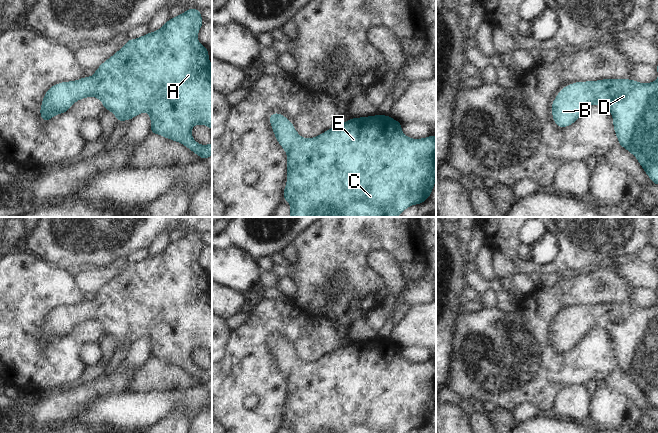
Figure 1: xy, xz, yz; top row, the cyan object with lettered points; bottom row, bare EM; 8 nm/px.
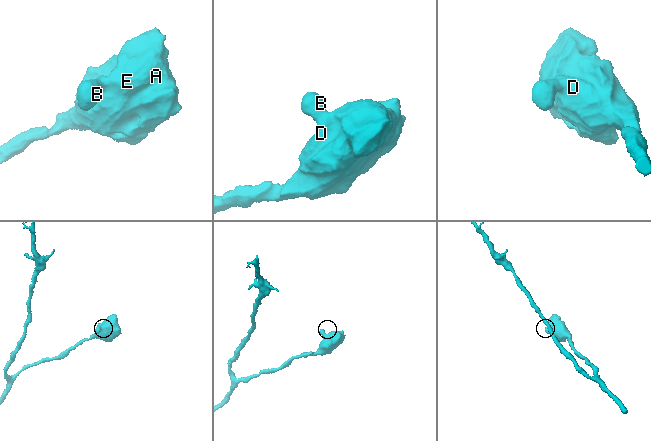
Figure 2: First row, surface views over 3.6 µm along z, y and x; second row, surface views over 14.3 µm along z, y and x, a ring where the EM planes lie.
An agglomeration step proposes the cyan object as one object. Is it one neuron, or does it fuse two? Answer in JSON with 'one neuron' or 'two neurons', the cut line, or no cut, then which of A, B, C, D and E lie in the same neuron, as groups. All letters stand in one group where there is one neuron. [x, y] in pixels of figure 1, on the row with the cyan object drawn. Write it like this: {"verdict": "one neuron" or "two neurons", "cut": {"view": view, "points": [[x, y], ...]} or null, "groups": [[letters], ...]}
{"verdict": "one neuron", "cut": null, "groups": [["A", "B", "C", "D", "E"]]}

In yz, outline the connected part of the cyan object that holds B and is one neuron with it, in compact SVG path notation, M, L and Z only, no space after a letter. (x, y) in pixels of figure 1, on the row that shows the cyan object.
M600 79L569 84L557 93L551 103L553 121L559 128L568 127L591 104L607 108L613 117L618 144L637 158L651 182L658 185L658 79L650 83L633 79Z

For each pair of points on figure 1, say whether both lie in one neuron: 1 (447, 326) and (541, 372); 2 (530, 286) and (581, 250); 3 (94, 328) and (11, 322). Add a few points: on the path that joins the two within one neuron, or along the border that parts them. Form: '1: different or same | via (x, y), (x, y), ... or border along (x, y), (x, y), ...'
1: different | border along (459, 306), (454, 321), (450, 352)
2: different | border along (521, 272), (530, 275)
3: same | via (73, 342), (62, 353), (42, 353), (32, 343)

